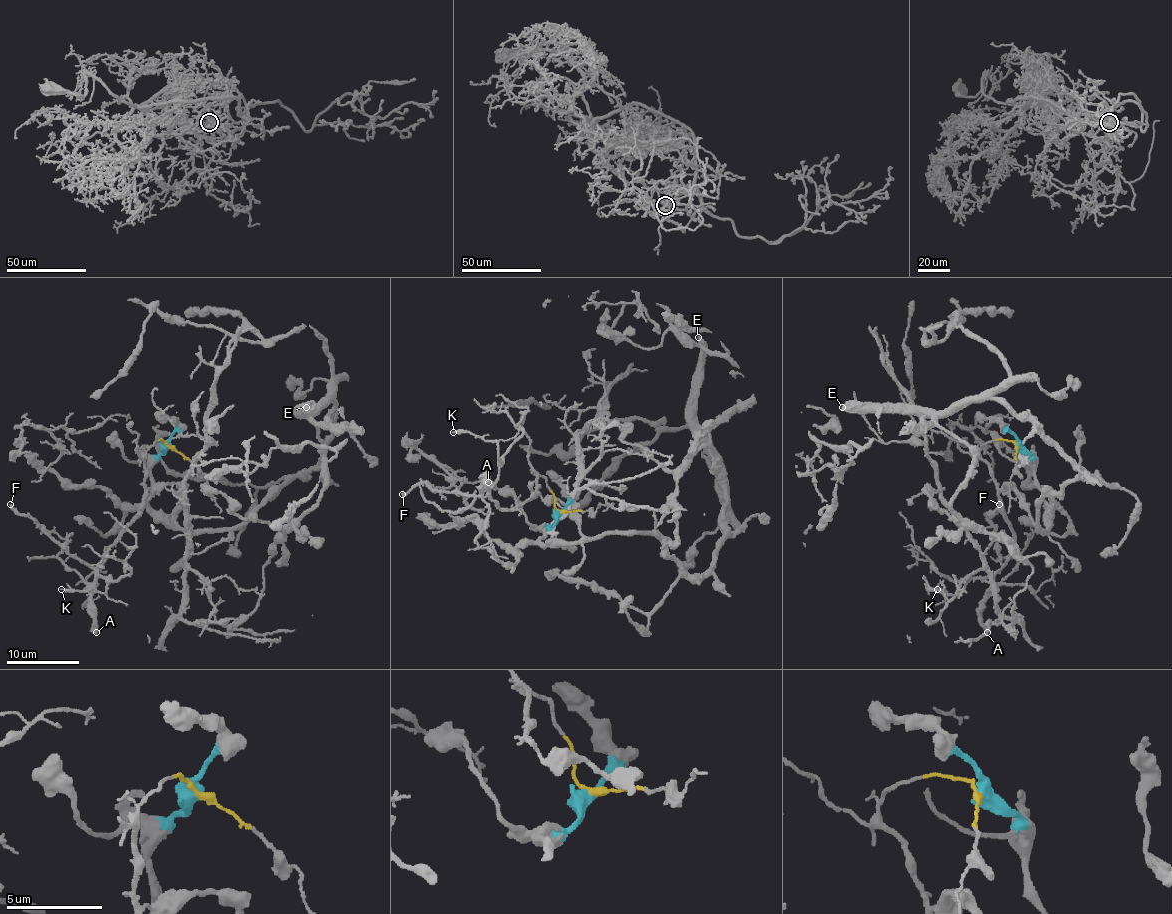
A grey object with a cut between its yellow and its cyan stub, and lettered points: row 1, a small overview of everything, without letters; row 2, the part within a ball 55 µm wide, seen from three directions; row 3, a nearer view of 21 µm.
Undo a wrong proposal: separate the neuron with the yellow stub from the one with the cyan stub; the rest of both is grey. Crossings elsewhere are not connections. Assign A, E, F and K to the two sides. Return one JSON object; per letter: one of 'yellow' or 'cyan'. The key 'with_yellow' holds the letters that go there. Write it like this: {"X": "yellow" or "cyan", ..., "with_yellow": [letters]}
{"A": "yellow", "E": "cyan", "F": "yellow", "K": "yellow", "with_yellow": ["A", "F", "K"]}

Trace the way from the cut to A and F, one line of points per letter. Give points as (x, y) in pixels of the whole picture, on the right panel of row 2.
A: (1016, 446), (994, 439), (980, 451), (1014, 548), (994, 575), (984, 604), (980, 624), (987, 633)
F: (1016, 446), (994, 439), (980, 451), (1013, 533), (1014, 548), (1002, 567), (996, 528), (989, 517), (1000, 504)

